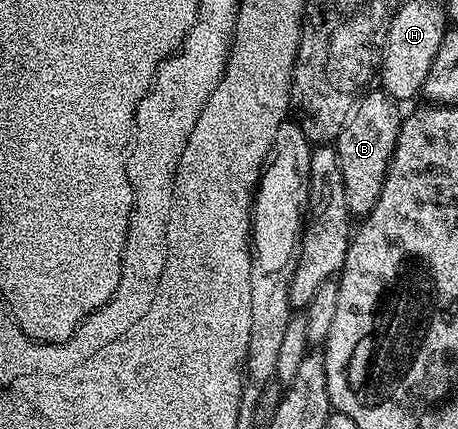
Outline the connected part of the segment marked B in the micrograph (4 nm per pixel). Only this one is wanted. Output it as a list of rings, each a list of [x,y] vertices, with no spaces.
[[[370,89],[358,102],[343,132],[339,132],[339,136],[335,139],[337,159],[343,172],[347,208],[353,216],[357,214],[364,216],[375,208],[383,192],[385,174],[389,170],[389,159],[393,157],[393,149],[397,147],[397,137],[401,135],[402,107],[396,98],[392,98],[384,90],[373,89]]]

